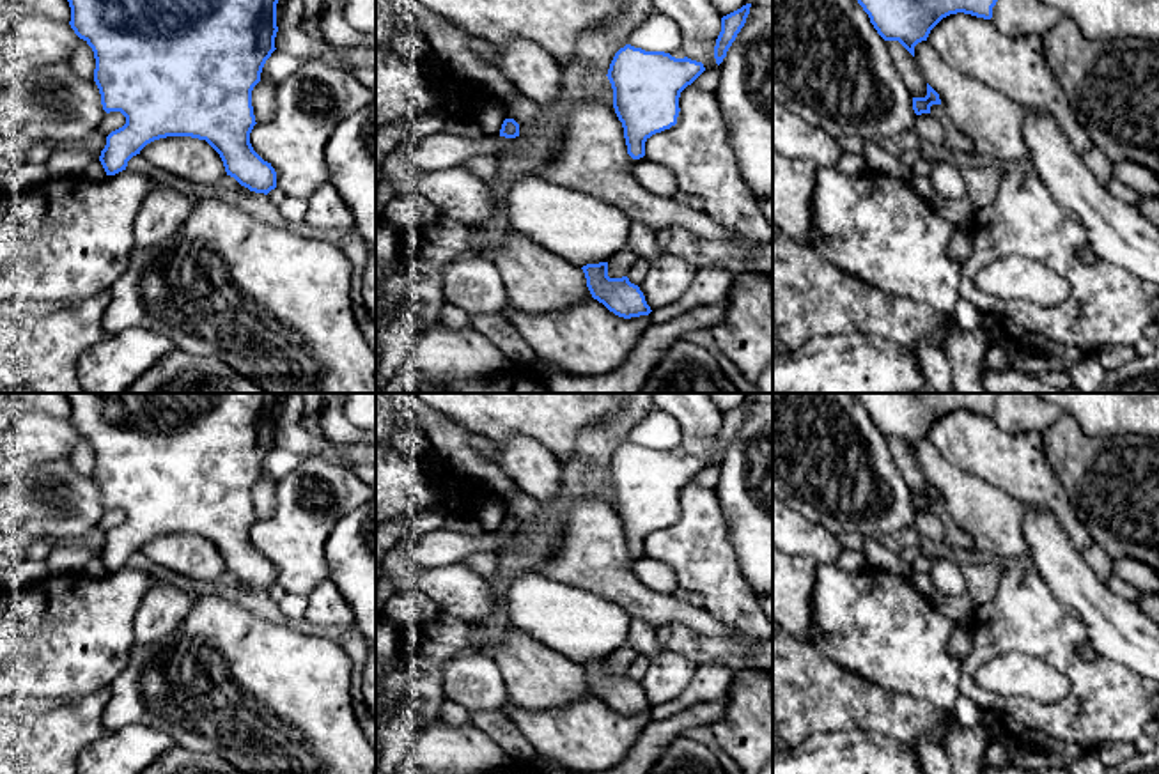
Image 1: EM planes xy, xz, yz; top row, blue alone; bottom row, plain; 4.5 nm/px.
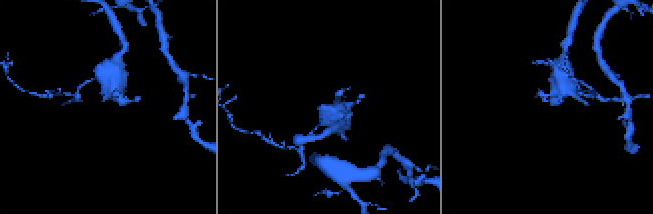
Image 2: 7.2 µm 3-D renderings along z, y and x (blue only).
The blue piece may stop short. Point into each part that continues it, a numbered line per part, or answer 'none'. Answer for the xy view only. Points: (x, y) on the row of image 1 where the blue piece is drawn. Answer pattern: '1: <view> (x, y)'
none

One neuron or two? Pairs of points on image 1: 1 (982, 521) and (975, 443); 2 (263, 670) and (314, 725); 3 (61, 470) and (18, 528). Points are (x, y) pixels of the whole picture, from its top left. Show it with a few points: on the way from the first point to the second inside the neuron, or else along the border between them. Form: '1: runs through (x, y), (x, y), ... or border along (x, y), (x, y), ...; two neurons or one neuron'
1: border along (943, 456), (1016, 498); two neurons
2: runs through (273, 684), (300, 711); one neuron
3: runs through (57, 484), (57, 489), (32, 514); one neuron

